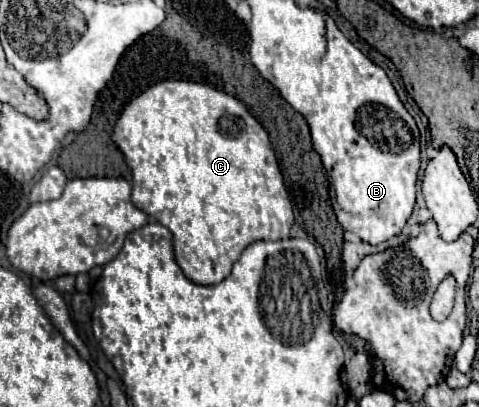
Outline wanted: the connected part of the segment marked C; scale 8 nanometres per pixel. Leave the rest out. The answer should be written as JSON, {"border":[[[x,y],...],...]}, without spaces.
{"border":[[[188,80],[158,82],[122,110],[112,140],[132,168],[134,206],[174,234],[176,262],[194,284],[222,282],[246,246],[258,240],[282,240],[290,234],[294,212],[270,138],[234,96]]]}

